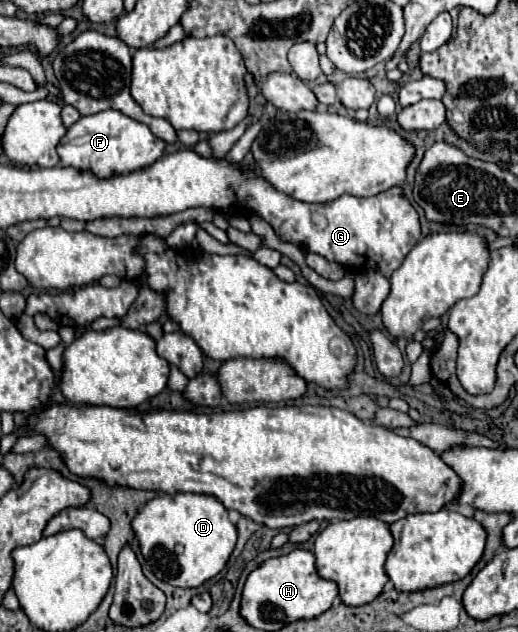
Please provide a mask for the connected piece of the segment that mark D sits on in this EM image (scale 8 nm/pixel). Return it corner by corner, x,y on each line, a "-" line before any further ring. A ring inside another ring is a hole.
177,492
155,496
137,512
131,528
153,574
159,580
181,588
201,586
205,580
221,572
237,540
237,528
231,524
227,508
209,494
-
177,542
185,548
181,554
175,554
173,550

